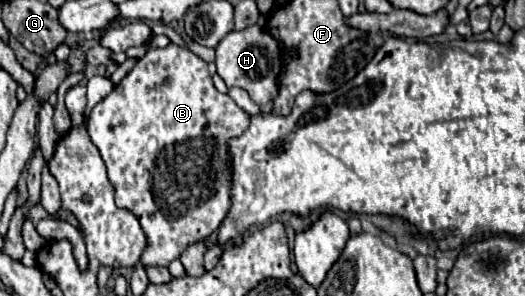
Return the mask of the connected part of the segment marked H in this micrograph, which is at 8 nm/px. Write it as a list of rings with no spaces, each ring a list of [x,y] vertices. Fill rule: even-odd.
[[[258,25],[246,27],[244,31],[232,31],[216,47],[216,67],[228,87],[246,89],[254,103],[268,107],[268,103],[276,99],[276,79],[280,77],[282,67],[280,43],[276,43],[276,39]]]

